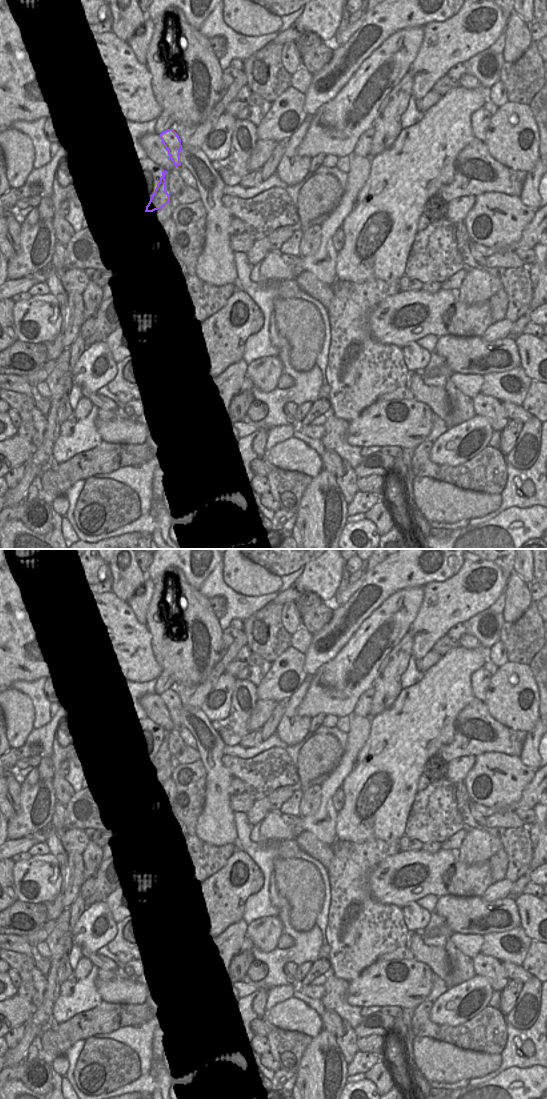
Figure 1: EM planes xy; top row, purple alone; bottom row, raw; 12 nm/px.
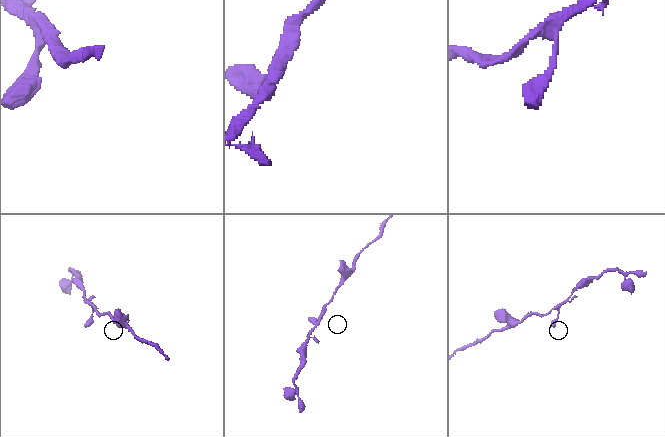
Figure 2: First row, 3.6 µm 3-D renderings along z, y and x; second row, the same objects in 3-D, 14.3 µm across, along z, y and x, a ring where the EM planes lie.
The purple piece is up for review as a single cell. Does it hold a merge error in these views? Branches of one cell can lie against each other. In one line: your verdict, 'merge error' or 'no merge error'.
no merge error

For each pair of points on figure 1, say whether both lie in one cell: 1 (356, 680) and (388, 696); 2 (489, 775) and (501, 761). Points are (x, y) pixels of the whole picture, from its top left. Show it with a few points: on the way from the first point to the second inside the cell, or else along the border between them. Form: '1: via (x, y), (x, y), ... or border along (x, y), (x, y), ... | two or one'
1: border along (380, 664), (371, 686) | two
2: via (492, 772), (500, 764) | one

